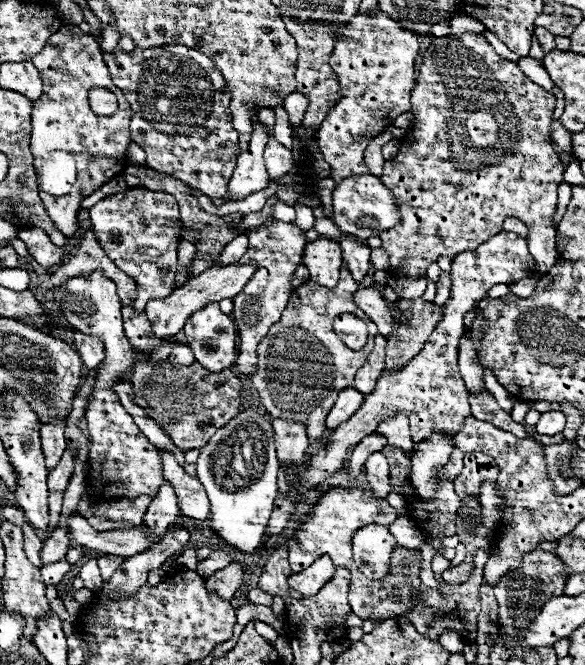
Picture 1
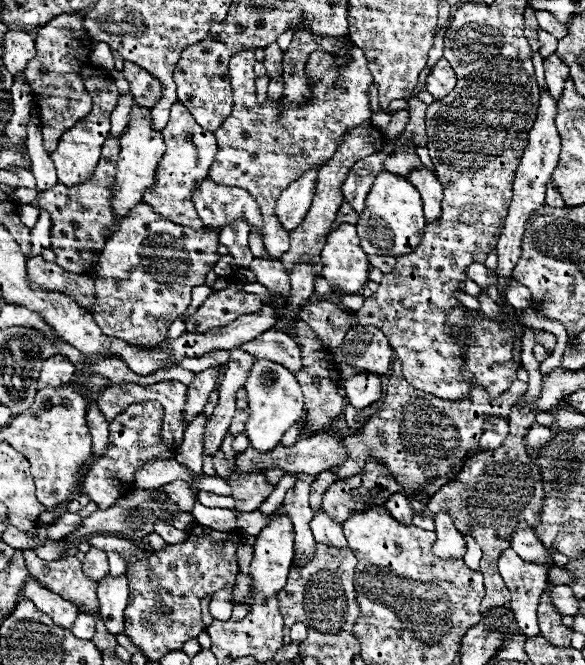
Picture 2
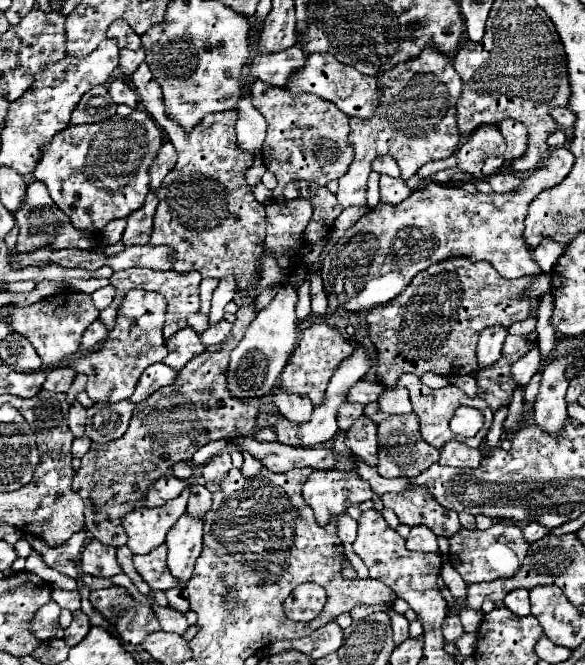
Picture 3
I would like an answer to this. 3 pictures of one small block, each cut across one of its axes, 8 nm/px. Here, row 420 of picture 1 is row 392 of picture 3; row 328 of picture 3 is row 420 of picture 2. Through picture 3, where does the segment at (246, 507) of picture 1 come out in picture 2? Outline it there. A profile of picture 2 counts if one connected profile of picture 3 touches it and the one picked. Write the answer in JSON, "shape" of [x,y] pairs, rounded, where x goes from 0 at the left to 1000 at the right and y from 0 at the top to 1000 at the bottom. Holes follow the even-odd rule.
{"shape":[[[438,540],[417,577],[417,586],[427,611],[427,626],[417,653],[424,656],[431,674],[438,674],[441,680],[462,680],[475,671],[485,650],[520,626],[520,595],[513,577],[492,553],[472,544]]]}

